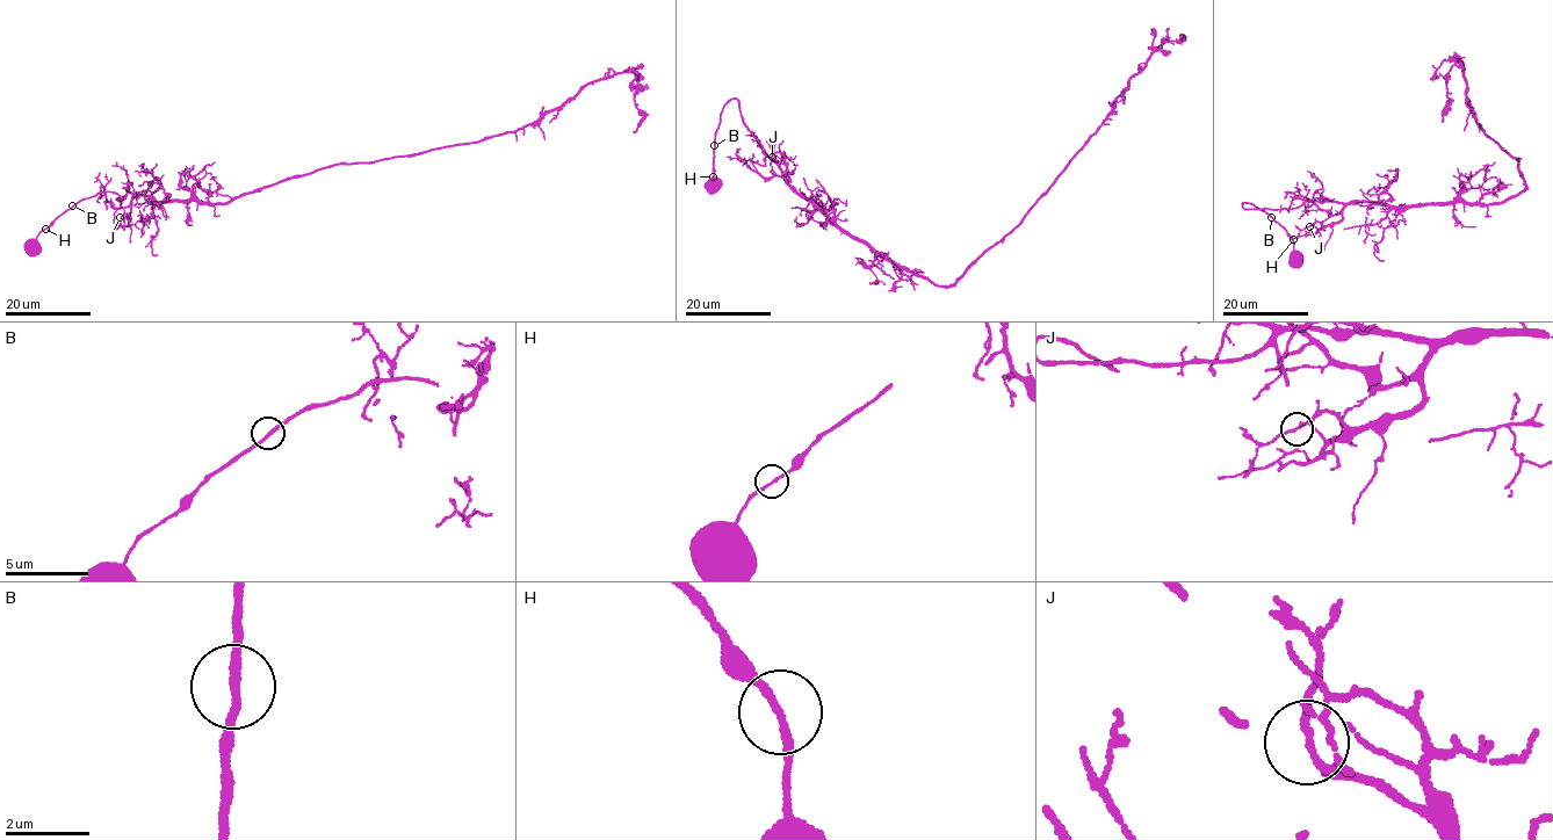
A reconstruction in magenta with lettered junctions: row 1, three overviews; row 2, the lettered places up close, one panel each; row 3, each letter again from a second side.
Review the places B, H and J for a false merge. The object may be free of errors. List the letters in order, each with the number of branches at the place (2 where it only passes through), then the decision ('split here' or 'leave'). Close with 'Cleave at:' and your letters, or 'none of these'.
B: branches 2; leave
H: branches 2; leave
J: branches 2; leave
Cleave at: none of these

